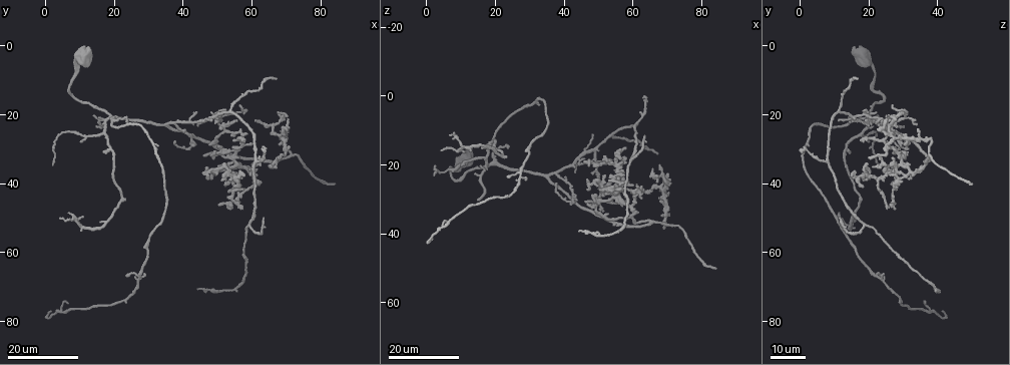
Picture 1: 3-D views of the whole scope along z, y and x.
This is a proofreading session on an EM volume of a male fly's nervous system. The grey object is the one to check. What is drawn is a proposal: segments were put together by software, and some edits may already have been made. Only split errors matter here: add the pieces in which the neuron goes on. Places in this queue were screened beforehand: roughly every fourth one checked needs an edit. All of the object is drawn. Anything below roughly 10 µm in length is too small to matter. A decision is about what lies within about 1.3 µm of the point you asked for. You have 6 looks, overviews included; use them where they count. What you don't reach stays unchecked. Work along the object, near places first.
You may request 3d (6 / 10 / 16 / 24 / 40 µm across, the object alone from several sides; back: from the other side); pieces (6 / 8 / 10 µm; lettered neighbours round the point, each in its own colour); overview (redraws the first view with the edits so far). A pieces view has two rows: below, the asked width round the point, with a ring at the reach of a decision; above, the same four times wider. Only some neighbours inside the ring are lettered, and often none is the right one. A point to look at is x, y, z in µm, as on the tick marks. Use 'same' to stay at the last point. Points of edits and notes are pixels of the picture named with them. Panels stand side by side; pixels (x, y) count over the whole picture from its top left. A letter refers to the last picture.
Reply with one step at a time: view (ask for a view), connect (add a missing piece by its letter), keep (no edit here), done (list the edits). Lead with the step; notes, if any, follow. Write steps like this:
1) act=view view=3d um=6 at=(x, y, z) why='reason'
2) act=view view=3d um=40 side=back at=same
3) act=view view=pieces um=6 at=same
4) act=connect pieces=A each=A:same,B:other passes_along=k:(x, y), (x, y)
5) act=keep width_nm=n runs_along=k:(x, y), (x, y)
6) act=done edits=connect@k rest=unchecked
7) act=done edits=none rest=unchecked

act=view view=3d um=24 at=(57.0, 27.5, 17.5) why='free end'

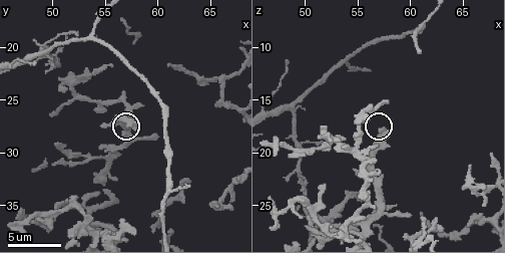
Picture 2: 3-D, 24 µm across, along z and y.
act=view view=pieces um=10 at=(57.8, 27.2, 17.6) why='see the neighbours'

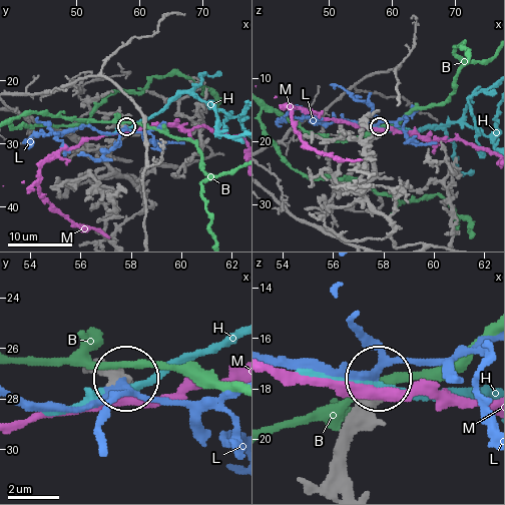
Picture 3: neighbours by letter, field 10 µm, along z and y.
act=connect pieces=L each=B:other,H:other,L:same,M:other found='the neuron continues'

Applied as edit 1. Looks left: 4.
act=view view=overview why='redraw'

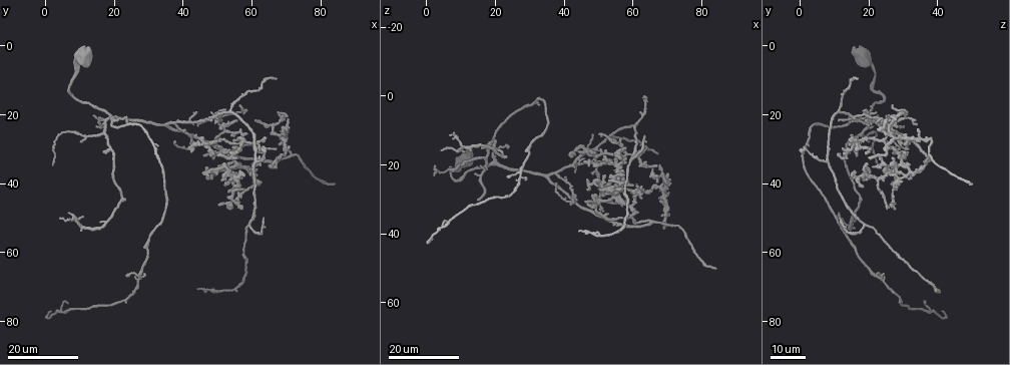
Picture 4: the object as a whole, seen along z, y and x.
act=view view=3d um=24 at=(61.5, 38.0, 25.5) why='an open end'

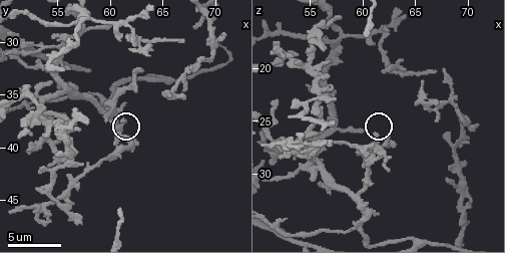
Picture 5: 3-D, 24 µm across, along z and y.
act=view view=pieces um=10 at=(61.2, 37.4, 26.4)

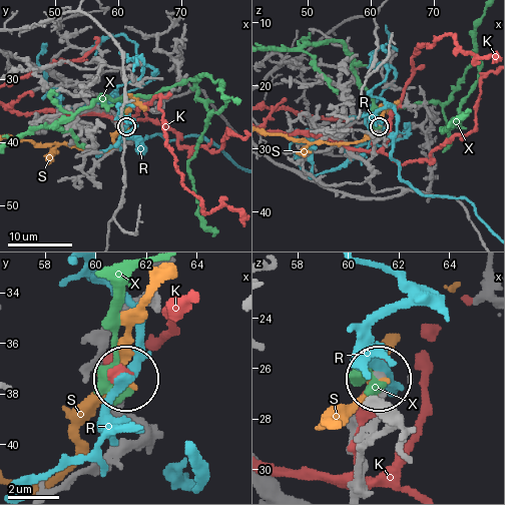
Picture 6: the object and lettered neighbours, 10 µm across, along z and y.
act=keep width_nm=200 each=K:other,R:other,S:other,X:other runs_along=6:(399, 192), (397, 187), (376, 191), (370, 180), (379, 126) found='none of them fits'

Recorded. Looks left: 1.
act=done edits=connect@3 rest=unchecked

